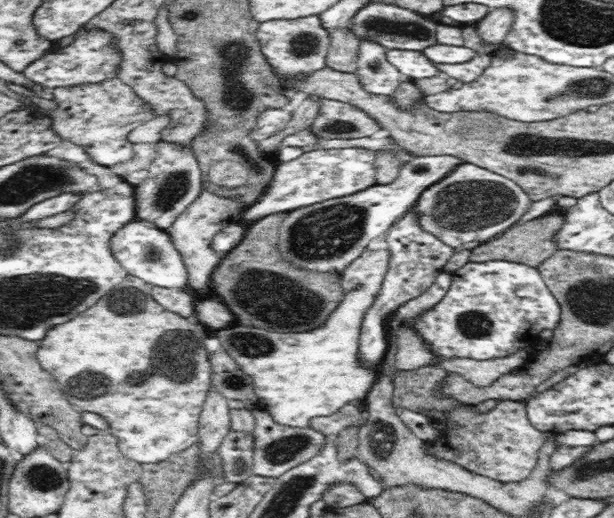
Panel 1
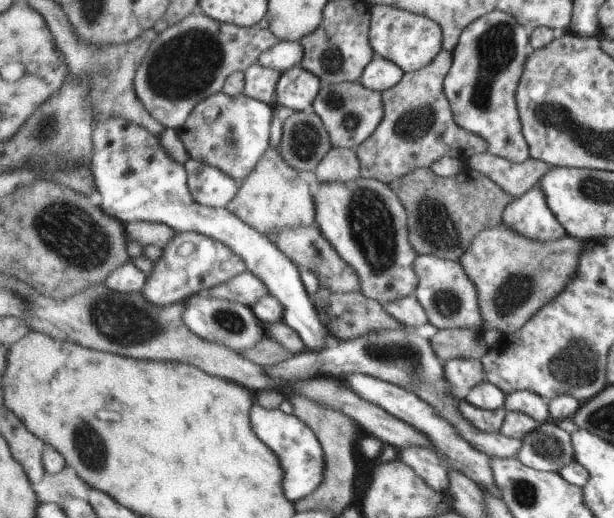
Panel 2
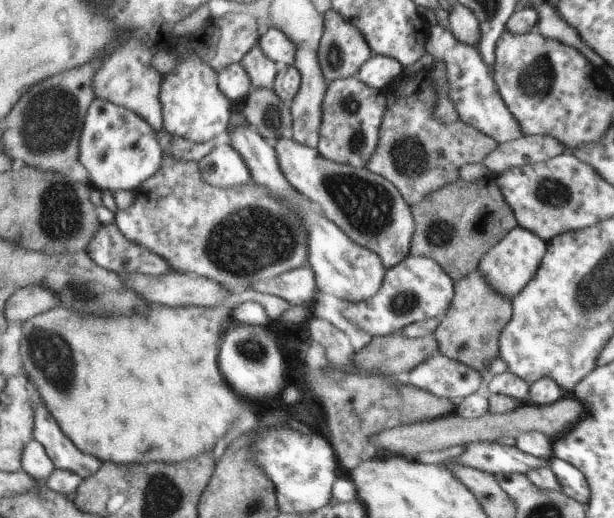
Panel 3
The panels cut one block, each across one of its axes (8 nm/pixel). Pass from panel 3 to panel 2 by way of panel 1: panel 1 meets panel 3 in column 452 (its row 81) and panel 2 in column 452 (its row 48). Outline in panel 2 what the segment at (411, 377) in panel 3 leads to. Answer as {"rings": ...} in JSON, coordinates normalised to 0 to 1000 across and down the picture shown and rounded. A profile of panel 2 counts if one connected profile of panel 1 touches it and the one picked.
{"rings":[[[746,691],[723,701],[723,726],[739,745],[739,753],[754,761],[792,734],[790,710],[783,695]]]}

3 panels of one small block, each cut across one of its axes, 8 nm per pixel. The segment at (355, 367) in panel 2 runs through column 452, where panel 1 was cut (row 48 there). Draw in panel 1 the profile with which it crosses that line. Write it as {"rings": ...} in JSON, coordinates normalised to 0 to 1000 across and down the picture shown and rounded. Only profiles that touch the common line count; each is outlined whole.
{"rings":[[[599,4],[580,31],[575,31],[573,42],[564,52],[577,60],[583,75],[603,75],[629,95],[691,98],[713,83],[710,81],[710,50],[713,48],[715,42],[699,31],[642,8]]]}

